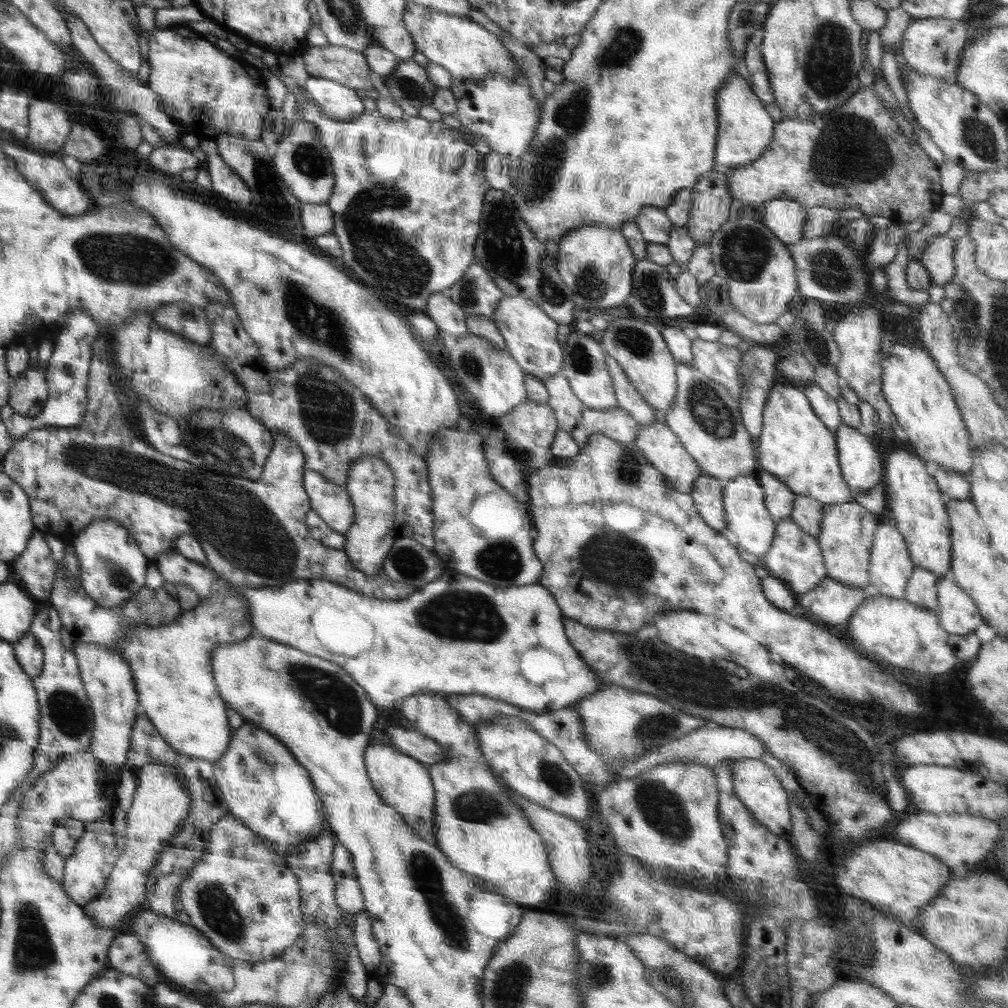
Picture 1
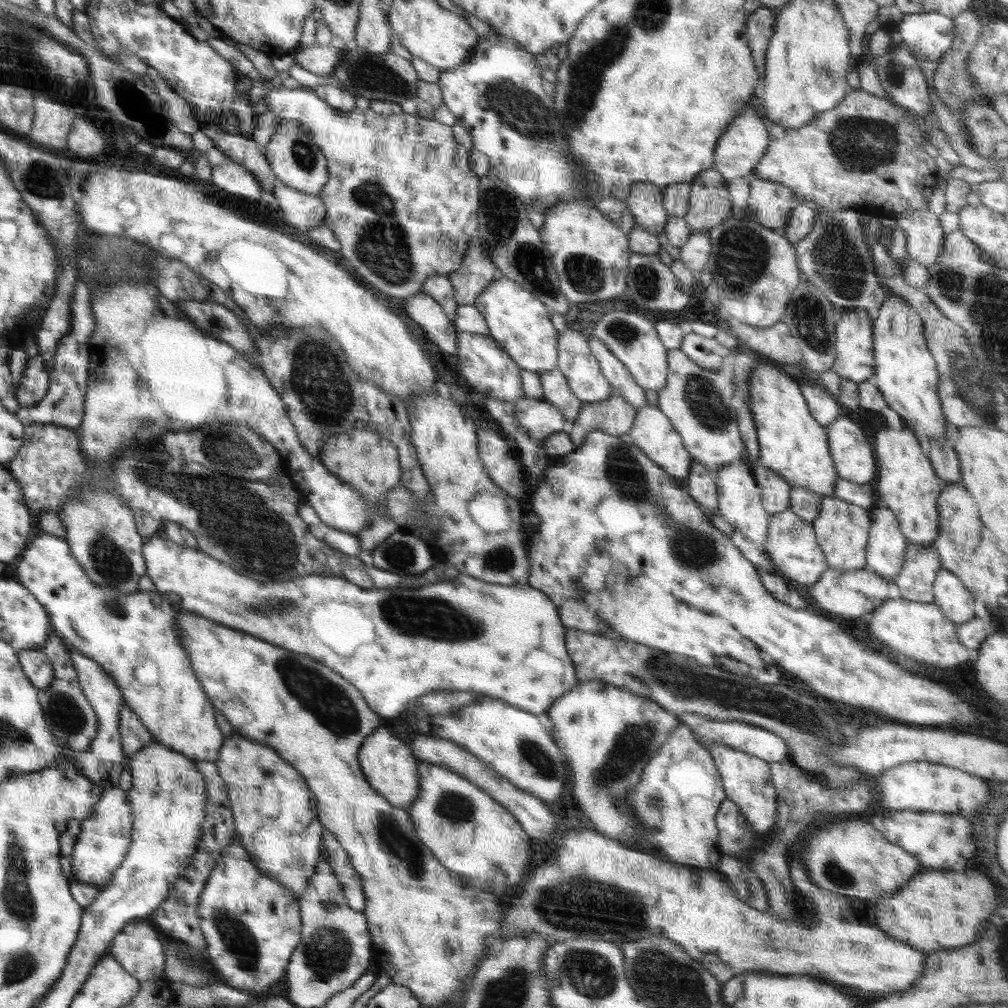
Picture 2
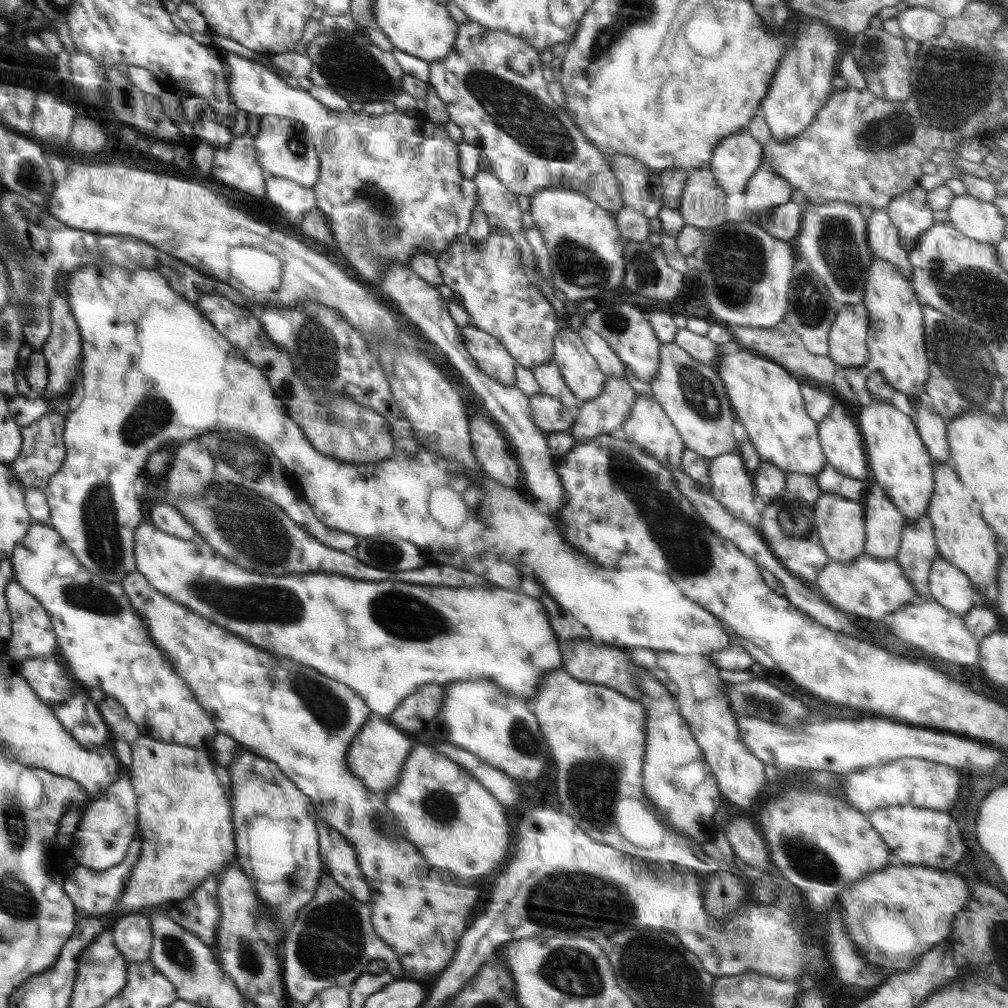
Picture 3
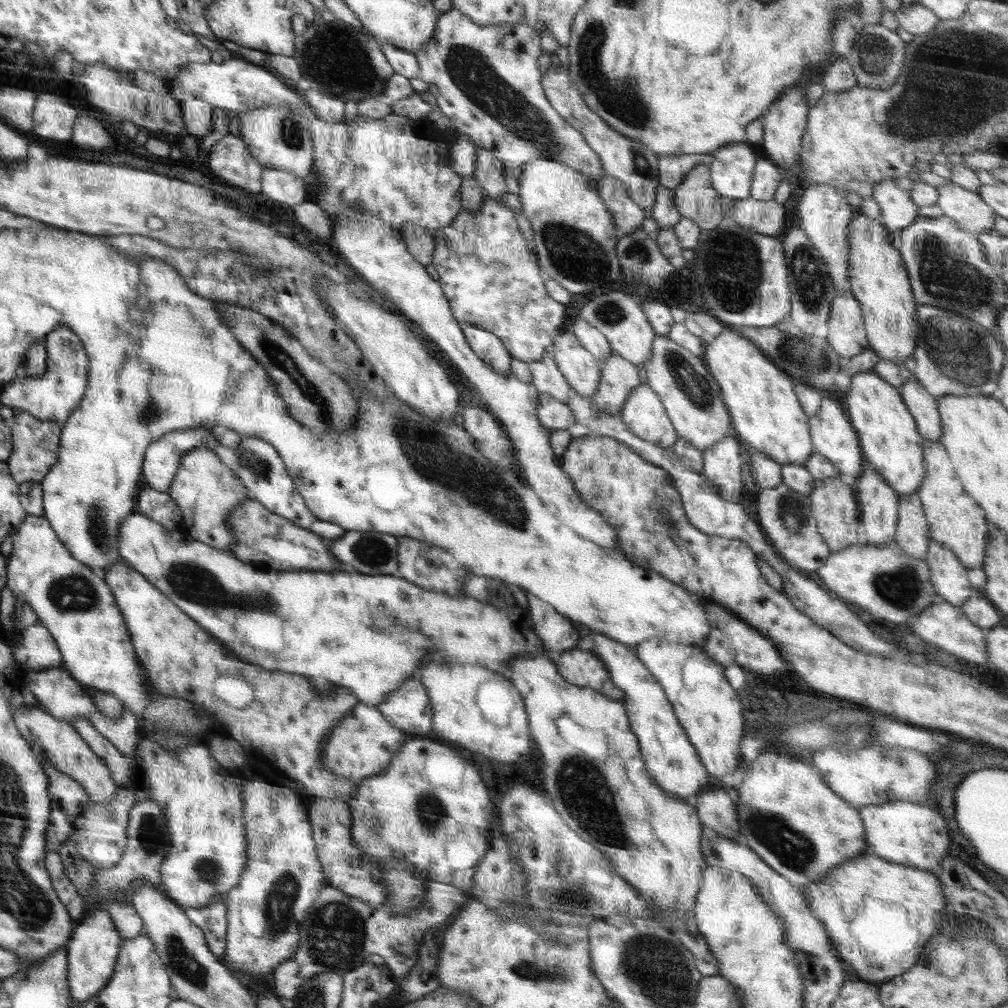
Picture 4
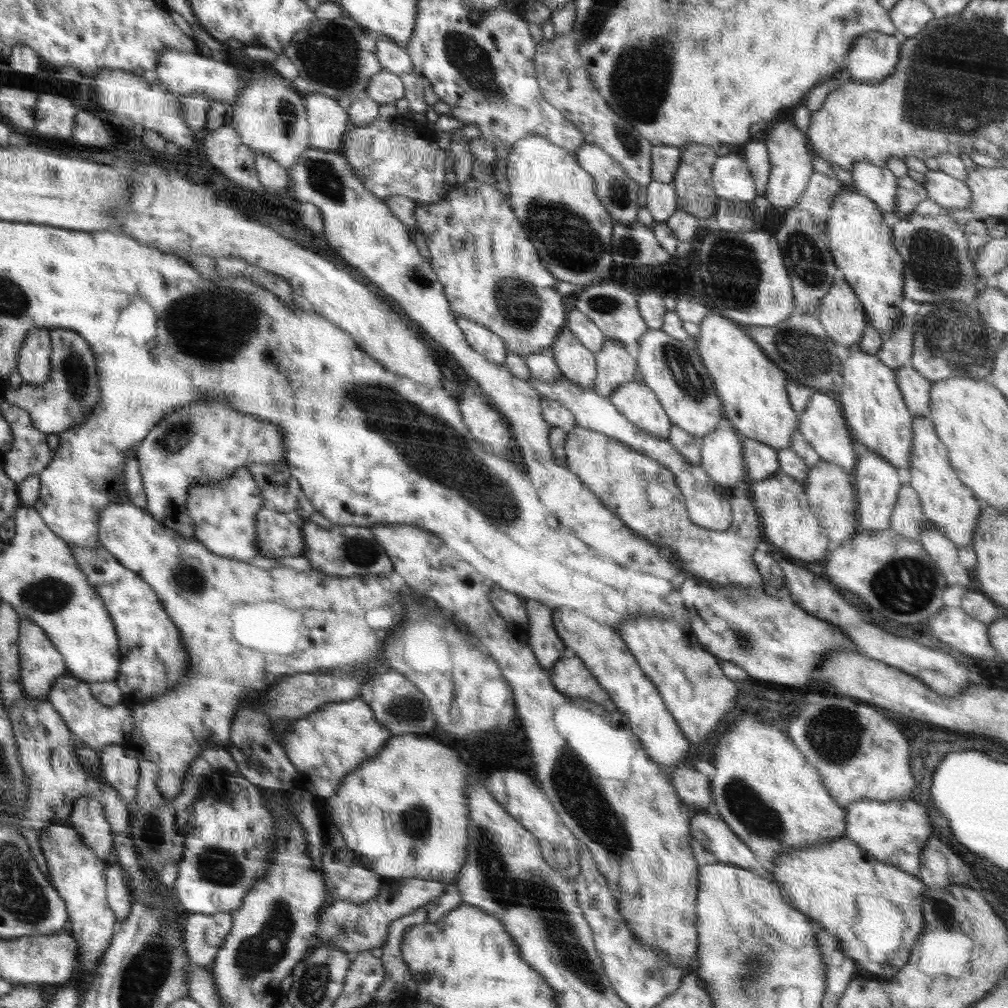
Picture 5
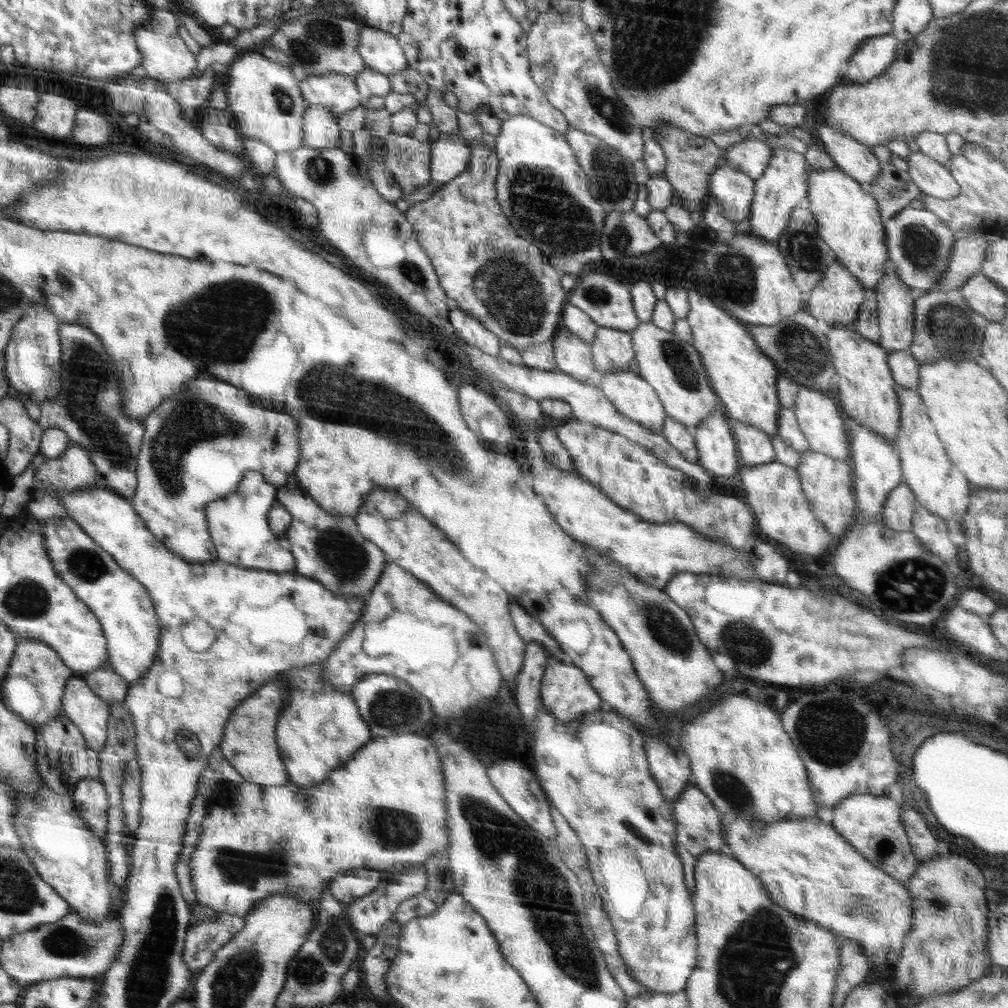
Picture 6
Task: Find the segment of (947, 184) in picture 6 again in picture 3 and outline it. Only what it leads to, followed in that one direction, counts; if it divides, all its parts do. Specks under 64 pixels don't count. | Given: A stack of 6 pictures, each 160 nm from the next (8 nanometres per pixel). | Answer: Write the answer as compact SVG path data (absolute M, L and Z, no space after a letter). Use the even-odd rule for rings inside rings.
M968 194L956 195L947 208L949 222L967 237L996 246L1004 239L1007 224L993 202Z

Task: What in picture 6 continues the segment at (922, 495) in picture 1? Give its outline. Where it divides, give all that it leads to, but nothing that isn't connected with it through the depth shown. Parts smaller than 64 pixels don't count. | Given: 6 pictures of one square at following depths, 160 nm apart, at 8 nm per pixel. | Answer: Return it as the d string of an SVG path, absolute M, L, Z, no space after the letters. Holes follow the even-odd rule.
M832 325L823 329L829 342L842 409L848 414L847 418L870 427L889 443L895 443L902 414L897 395L898 384L887 363L885 348L854 332L850 325Z

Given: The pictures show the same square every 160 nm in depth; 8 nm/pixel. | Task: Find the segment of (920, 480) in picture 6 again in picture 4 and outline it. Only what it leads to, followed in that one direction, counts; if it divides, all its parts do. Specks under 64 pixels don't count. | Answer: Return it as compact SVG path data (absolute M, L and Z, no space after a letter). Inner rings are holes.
M925 440L923 457L926 476L915 493L923 504L928 537L946 545L966 568L983 568L989 535L985 510L963 489L944 446Z

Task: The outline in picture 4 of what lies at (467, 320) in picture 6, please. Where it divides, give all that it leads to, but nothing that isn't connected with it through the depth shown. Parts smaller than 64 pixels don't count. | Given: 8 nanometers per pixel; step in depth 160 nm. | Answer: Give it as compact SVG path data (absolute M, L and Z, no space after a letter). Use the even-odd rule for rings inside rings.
M465 323L461 327L470 348L483 361L500 374L512 374L512 356L502 344L501 338L474 324Z

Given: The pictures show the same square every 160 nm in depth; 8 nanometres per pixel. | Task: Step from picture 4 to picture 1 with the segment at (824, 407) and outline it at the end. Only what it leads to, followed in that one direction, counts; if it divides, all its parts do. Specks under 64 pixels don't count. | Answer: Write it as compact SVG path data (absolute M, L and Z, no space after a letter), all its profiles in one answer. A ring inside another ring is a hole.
M842 424L835 433L842 477L856 496L883 481L885 470L872 438Z

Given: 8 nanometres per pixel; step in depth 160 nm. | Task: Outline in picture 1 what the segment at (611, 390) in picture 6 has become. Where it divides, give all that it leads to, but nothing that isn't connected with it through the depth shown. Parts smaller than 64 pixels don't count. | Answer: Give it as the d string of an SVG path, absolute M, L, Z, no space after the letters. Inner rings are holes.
M656 421L654 424L650 424L650 426L641 426L640 432L638 432L638 436L633 444L640 451L640 454L646 458L647 462L662 474L666 486L671 489L690 494L690 491L694 487L694 482L703 474L699 464L684 449L684 446L680 444L672 429L662 424L662 422Z

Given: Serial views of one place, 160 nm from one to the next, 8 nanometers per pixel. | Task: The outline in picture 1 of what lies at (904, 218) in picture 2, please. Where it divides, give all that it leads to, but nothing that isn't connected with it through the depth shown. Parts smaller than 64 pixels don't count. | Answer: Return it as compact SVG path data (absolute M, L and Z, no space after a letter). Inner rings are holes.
M948 235L930 237L922 249L918 260L928 269L932 282L937 285L943 286L954 276L953 251L954 241Z

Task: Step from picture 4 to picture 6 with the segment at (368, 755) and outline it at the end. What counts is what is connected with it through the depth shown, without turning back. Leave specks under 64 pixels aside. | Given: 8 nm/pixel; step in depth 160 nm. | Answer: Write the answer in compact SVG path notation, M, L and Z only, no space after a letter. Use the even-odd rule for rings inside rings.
M324 662L308 665L301 669L287 670L278 674L285 676L294 688L289 693L289 699L278 715L275 735L282 762L289 774L289 780L300 787L320 785L334 769L352 758L362 746L374 738L368 725L361 717L353 696L334 690L330 686L330 682L325 679L325 675L321 674L322 668L325 668Z

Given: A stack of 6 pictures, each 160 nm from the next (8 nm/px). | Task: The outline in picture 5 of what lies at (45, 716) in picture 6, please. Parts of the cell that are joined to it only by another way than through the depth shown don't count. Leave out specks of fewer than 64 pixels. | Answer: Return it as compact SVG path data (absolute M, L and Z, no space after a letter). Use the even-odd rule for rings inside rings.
M20 618L20 659L24 693L32 700L46 701L48 694L53 690L54 682L68 673L68 666L62 660L61 651L53 645L53 641L46 631L38 626L32 618Z

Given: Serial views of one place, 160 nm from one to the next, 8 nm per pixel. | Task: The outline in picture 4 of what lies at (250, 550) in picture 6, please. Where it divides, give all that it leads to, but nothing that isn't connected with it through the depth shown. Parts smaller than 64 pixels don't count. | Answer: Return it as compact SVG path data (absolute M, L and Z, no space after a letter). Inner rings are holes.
M202 445L182 457L168 494L175 500L183 514L184 532L193 540L220 551L227 551L234 543L235 536L227 522L247 496L247 491L237 475L210 447Z

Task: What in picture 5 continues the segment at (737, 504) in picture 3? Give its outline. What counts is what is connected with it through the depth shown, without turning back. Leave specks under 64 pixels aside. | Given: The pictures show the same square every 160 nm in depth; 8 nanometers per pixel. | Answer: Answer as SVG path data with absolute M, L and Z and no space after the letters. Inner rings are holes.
M725 421L701 438L701 466L722 486L741 484L746 471L738 433Z

